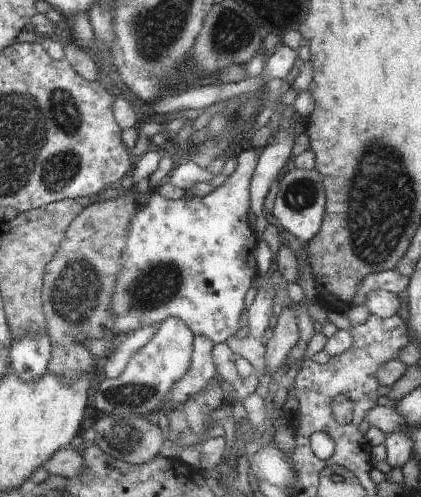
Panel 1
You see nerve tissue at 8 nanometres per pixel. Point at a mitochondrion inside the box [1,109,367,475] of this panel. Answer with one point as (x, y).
(78, 287)

